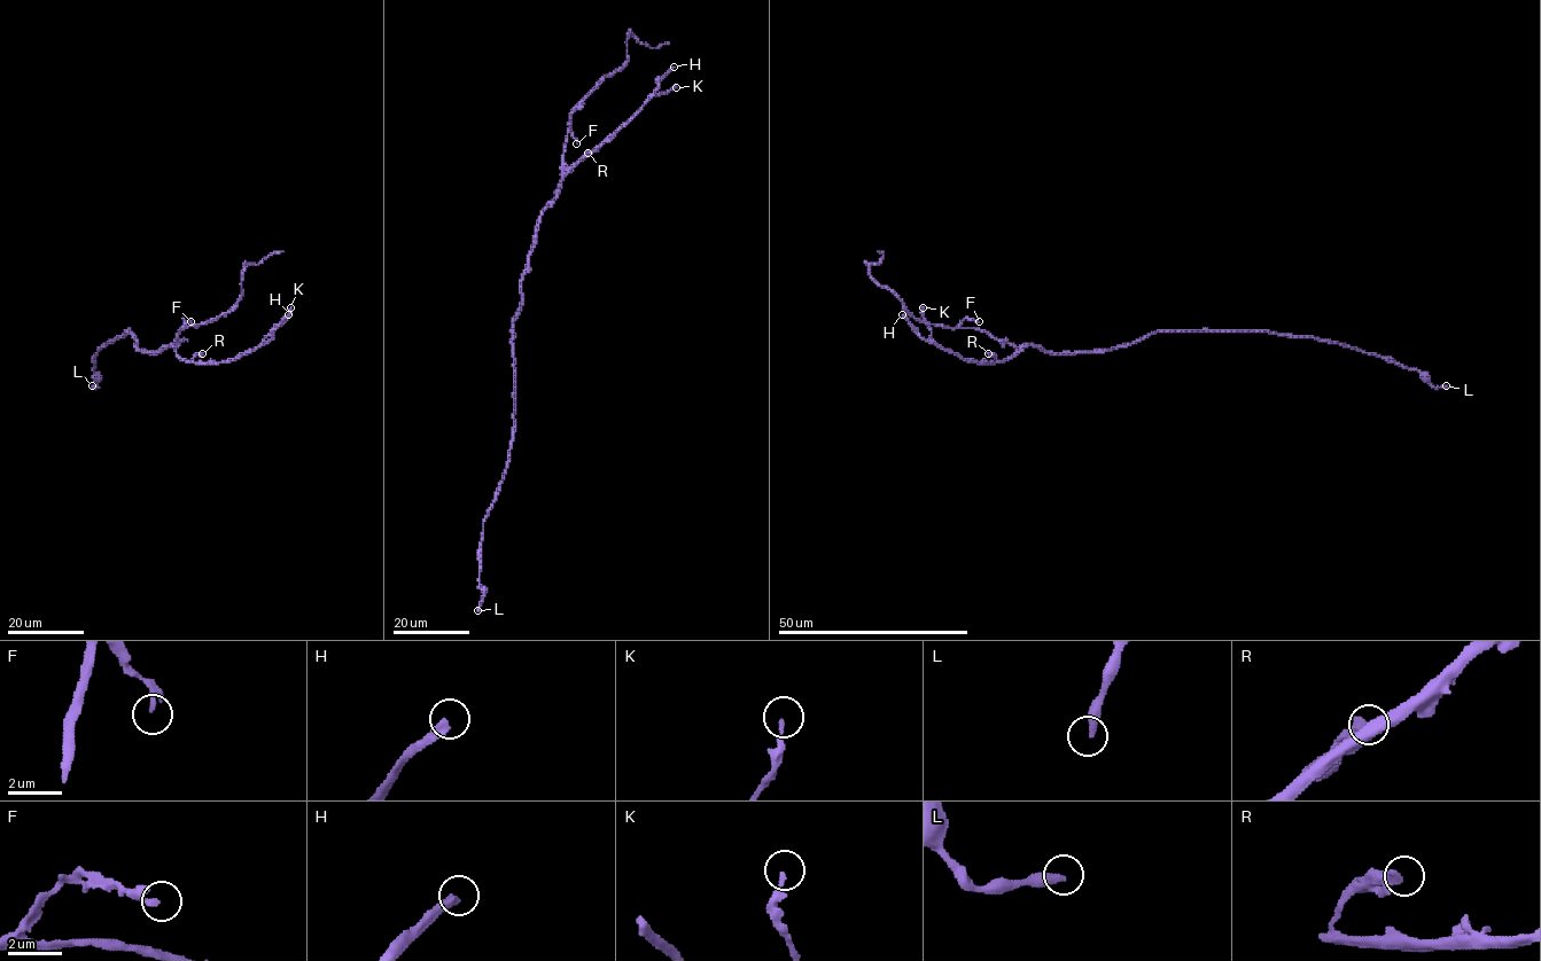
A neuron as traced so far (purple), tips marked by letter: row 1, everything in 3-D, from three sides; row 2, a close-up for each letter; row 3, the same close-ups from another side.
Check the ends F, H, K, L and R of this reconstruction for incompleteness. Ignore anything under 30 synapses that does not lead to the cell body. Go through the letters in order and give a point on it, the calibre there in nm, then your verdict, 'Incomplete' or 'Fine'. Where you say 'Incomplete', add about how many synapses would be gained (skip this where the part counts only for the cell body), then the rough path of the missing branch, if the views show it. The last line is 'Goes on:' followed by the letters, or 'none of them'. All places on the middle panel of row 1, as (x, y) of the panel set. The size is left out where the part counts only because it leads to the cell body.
F: Place: (576, 143). Thickness 140 nm. Fine
H: Place: (674, 67). Thickness 360 nm. Incomplete. Roughly 60 synapses. Course of what is missing: (674, 67), (703, 41), (723, 45), (728, 40)
K: Place: (676, 87). Thickness 190 nm. Fine
L: Place: (477, 610). Thickness 320 nm. Fine
R: Place: (588, 153). Thickness 380 nm. Fine
Goes on: H

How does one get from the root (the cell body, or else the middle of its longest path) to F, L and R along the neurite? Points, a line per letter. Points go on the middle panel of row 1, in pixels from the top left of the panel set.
F: (522, 278), (538, 217), (558, 192), (569, 124), (576, 143)
L: (522, 278), (512, 341), (514, 434), (499, 491), (483, 523), (477, 610)
R: (522, 278), (541, 211), (558, 195), (563, 176), (588, 153)

